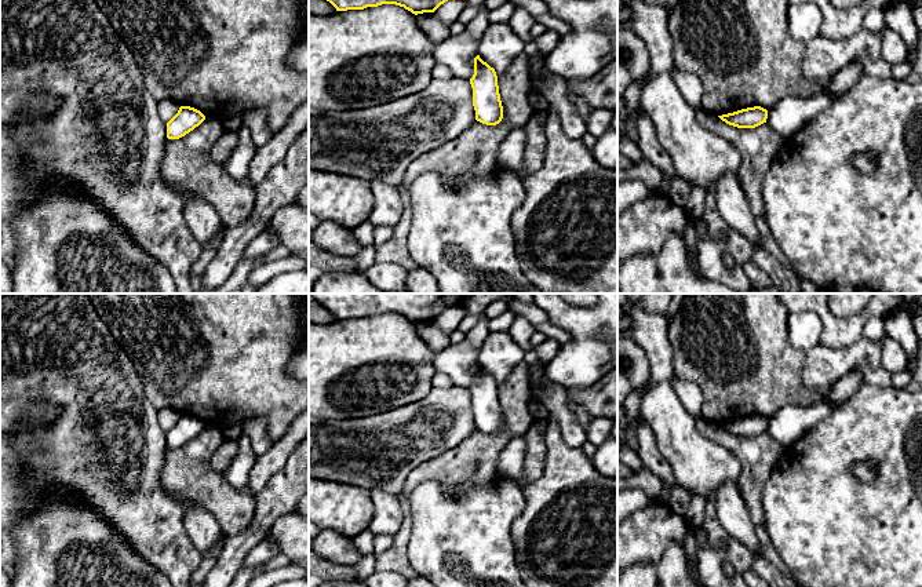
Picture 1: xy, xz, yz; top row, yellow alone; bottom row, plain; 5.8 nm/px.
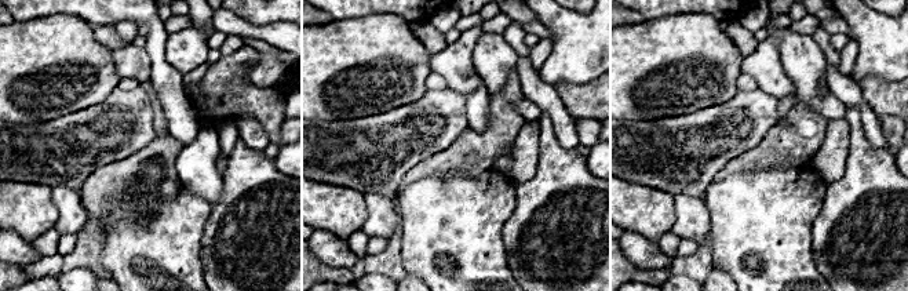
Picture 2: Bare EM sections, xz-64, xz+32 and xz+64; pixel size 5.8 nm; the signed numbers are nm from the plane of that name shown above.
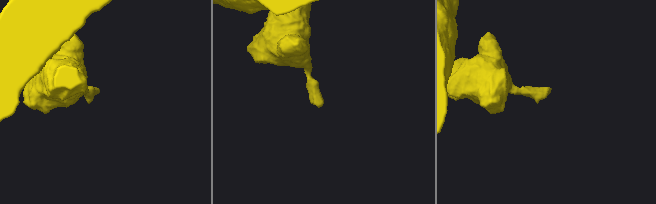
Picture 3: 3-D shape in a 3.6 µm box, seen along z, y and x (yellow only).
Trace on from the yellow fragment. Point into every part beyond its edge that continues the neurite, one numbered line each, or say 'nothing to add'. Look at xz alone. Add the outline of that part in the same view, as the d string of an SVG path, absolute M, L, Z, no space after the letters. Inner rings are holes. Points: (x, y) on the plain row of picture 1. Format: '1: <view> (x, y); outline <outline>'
nothing to add

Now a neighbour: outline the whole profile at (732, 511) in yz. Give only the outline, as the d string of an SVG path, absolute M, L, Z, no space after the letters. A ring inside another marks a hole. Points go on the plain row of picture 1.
M735 482L722 484L714 493L717 517L726 533L758 555L764 555L757 536L757 525L752 522L747 506Z

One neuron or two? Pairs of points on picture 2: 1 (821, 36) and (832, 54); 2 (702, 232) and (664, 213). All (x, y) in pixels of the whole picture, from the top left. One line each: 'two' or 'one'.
1: one
2: two

